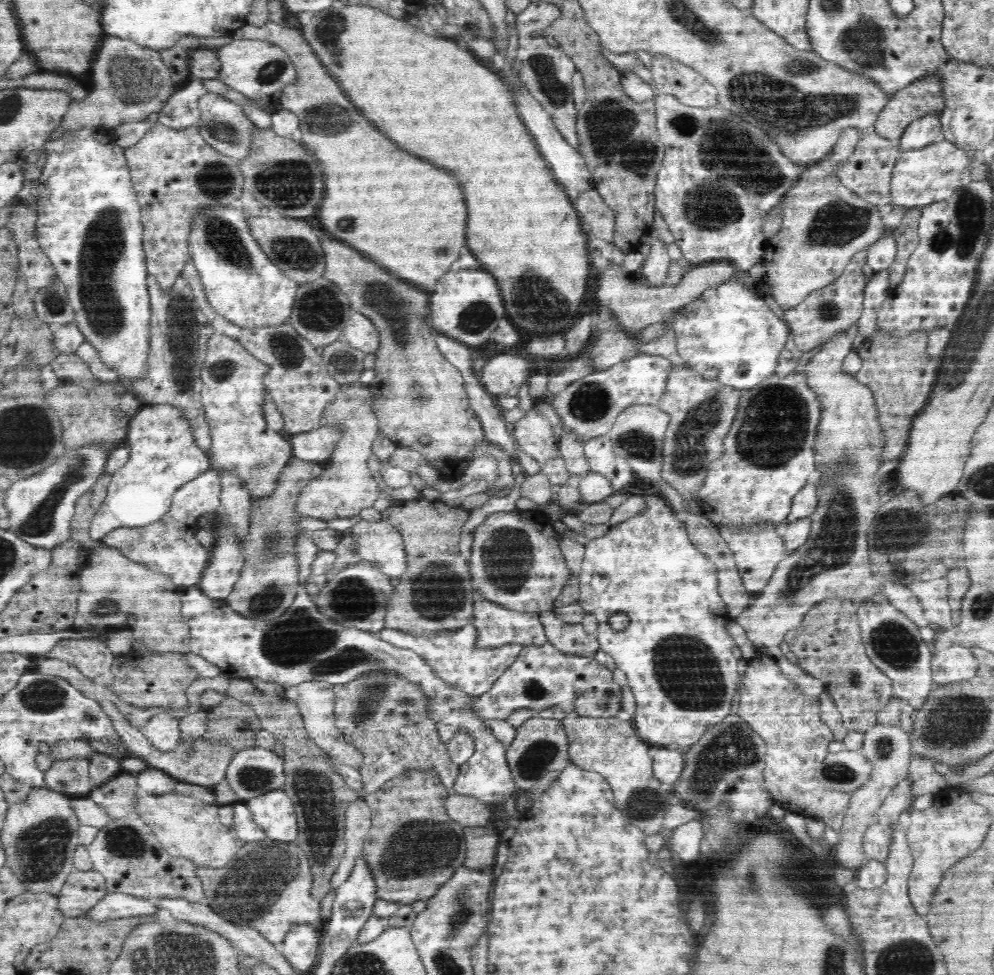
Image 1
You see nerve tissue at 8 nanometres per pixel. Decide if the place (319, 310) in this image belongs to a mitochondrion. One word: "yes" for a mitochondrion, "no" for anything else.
yes

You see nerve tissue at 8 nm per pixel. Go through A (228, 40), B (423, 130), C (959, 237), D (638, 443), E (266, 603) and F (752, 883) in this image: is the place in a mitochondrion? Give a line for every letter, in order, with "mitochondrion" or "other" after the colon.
A: other
B: other
C: mitochondrion
D: mitochondrion
E: mitochondrion
F: mitochondrion

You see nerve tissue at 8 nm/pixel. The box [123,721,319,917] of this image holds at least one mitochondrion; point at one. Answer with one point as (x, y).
(255, 777)

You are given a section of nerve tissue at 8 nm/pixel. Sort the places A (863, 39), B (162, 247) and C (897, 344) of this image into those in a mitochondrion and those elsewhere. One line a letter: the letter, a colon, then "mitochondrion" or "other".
A: mitochondrion
B: other
C: other

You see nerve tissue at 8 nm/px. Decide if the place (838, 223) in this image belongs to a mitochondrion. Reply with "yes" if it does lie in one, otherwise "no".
yes

